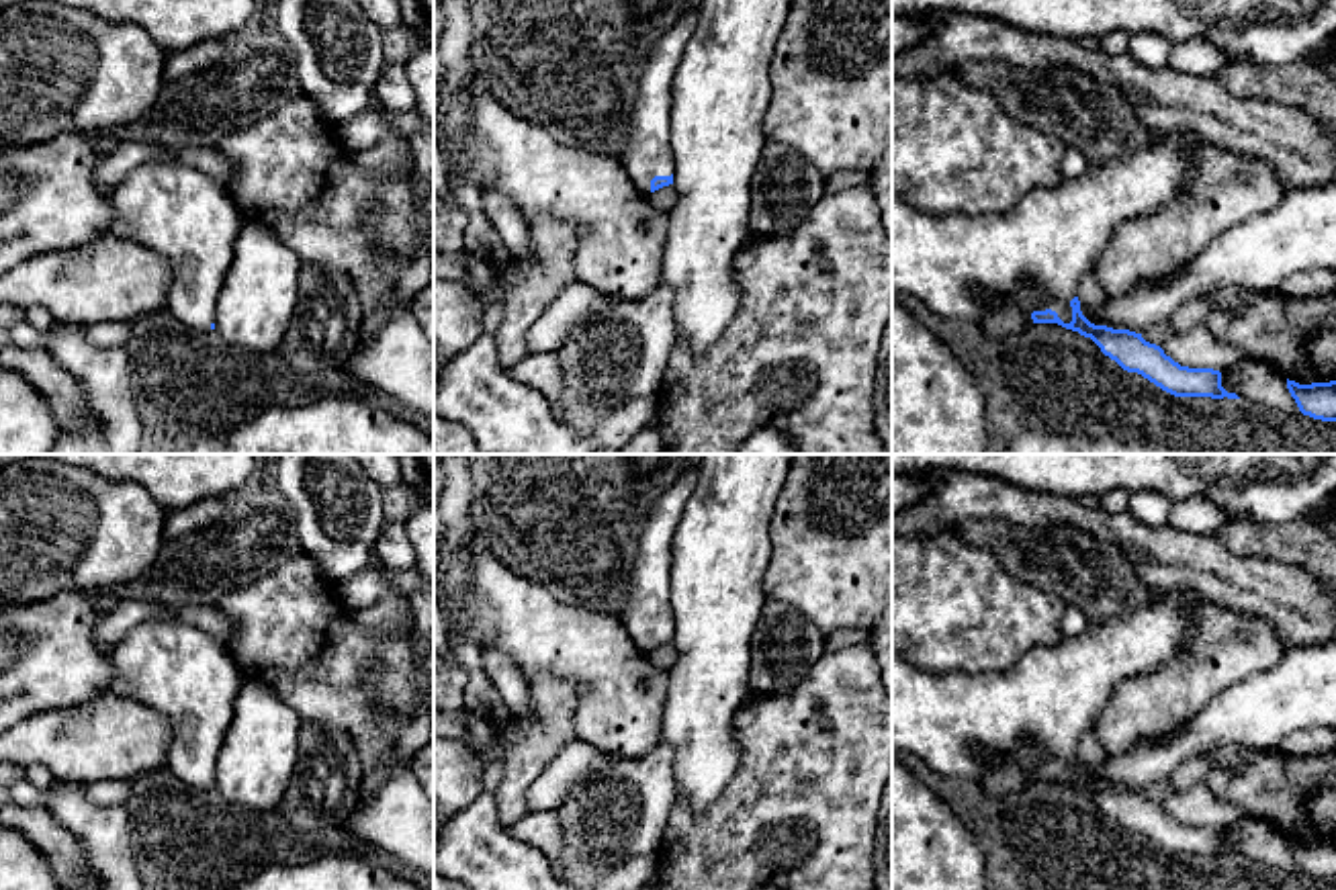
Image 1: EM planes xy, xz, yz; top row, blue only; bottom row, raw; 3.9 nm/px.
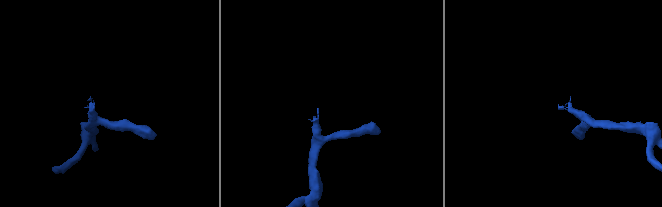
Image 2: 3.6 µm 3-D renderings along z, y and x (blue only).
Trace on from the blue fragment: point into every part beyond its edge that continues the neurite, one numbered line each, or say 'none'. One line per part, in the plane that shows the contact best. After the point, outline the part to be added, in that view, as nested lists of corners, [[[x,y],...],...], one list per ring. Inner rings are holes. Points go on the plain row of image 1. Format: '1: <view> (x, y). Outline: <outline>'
1: yz (960, 725). Outline: [[[1158,591],[1152,604],[1088,624],[1082,634],[1062,636],[1054,647],[1031,649],[998,673],[927,673],[892,649],[892,753],[917,755],[947,777],[976,780],[1023,741],[1035,741],[1043,749],[1037,769],[1052,767],[1070,782],[1078,739],[1115,685],[1154,671],[1189,647],[1197,602],[1187,591]]]

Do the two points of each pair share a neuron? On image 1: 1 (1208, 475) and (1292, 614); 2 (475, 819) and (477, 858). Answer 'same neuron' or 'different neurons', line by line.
1: different neurons
2: same neuron

